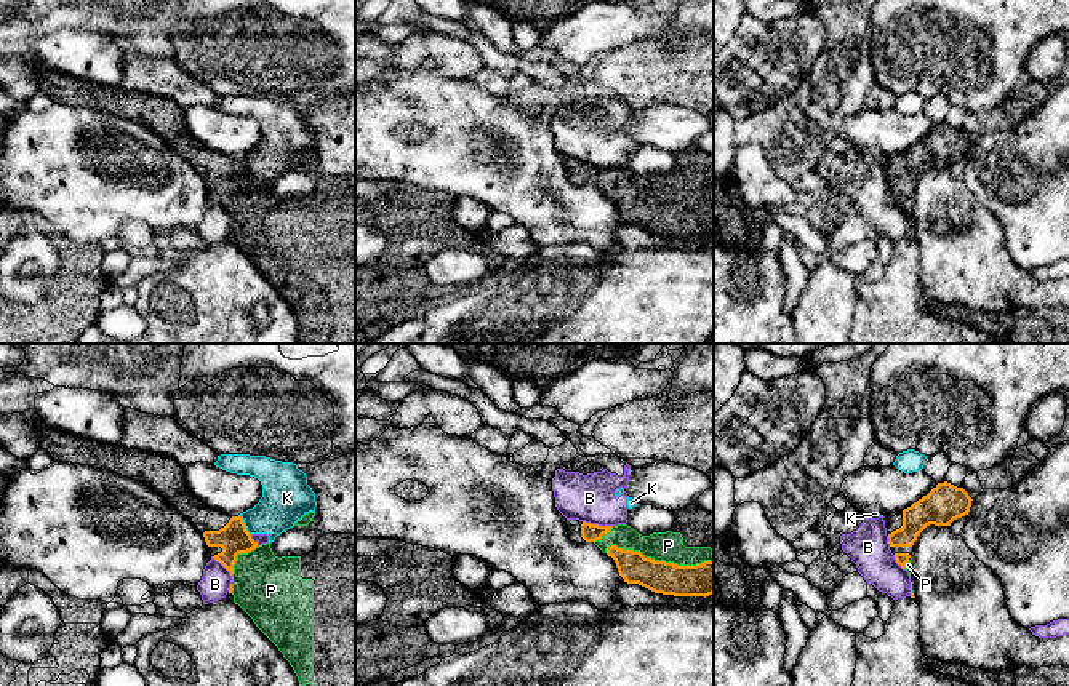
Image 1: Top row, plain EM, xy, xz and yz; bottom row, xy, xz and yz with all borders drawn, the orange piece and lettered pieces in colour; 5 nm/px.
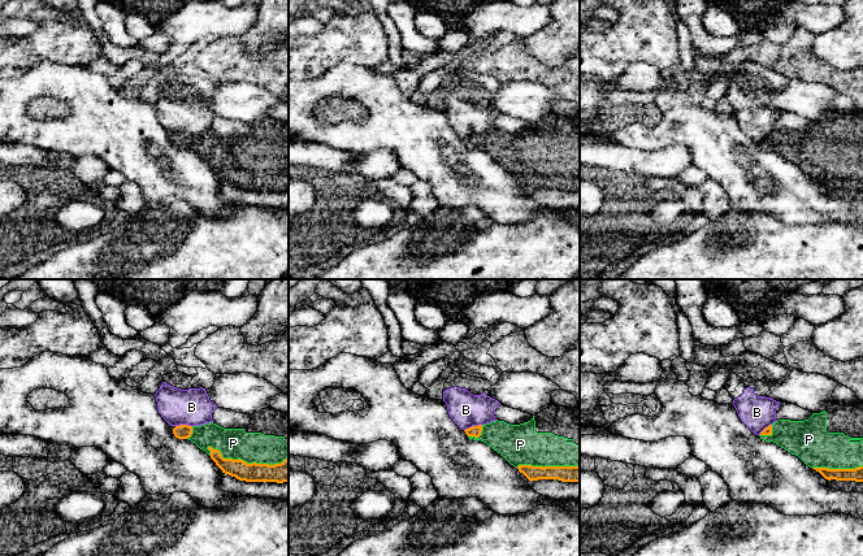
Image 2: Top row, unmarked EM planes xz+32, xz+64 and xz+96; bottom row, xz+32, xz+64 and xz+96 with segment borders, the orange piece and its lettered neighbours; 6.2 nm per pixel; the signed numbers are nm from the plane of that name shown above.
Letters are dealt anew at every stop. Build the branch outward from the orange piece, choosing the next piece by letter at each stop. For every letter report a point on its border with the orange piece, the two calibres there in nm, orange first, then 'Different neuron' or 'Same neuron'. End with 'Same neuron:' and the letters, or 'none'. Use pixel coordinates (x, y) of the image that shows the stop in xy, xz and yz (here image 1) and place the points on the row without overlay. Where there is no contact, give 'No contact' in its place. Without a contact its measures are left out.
B: Touches orange at xz (597, 167). Thickness 90 nm (orange) against 240 nm. Different neuron
K: Touches orange at xy (244, 167). Thickness 150 nm (orange) against 240 nm. Different neuron
P: Touches orange at xz (660, 203). Thickness 160 nm (orange) against 150 nm. Same neuron
Same neuron: P

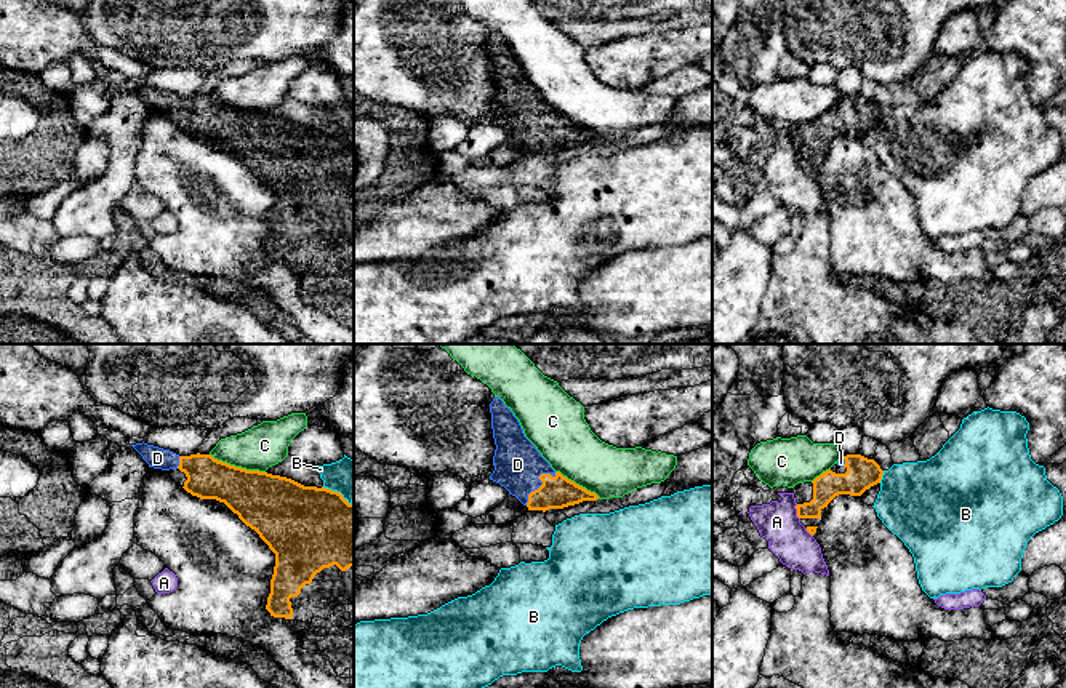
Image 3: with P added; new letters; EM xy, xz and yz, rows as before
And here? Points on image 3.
A: Touches orange at yz (797, 154). Thickness 140 nm (orange) against 200 nm. Different neuron
B: Touches orange at yz (881, 119). Thickness 160 nm (orange) against 420 nm. Different neuron
C: Touches orange at xy (237, 109). Thickness 300 nm (orange) against 220 nm. Different neuron
D: Touches orange at xz (543, 125). Thickness 160 nm (orange) against 240 nm. Same neuron
Same neuron: D

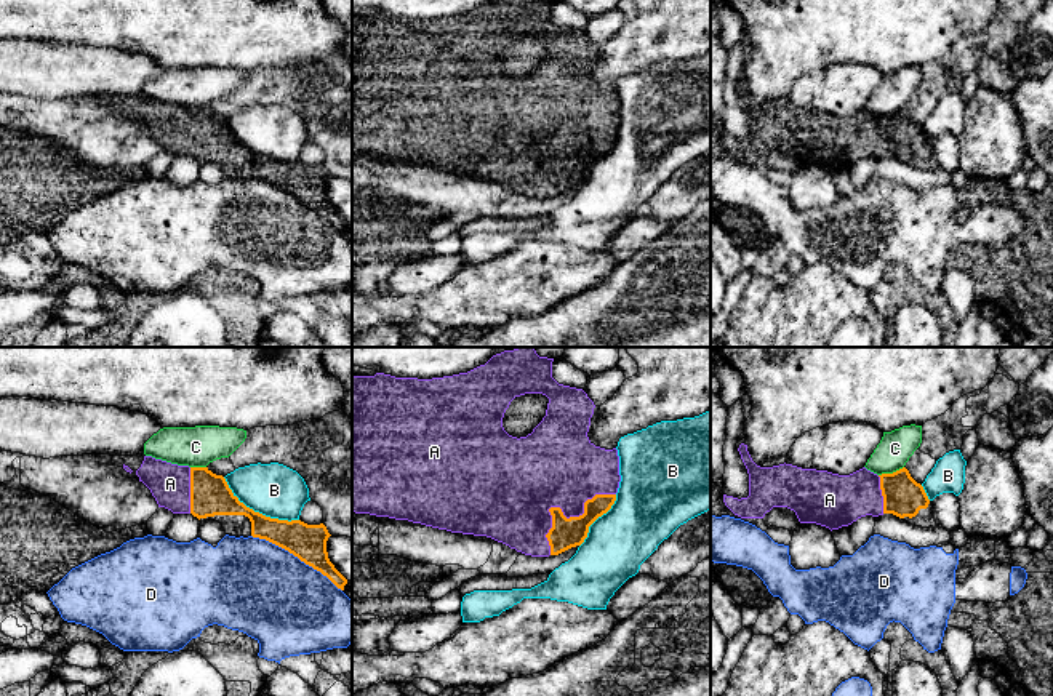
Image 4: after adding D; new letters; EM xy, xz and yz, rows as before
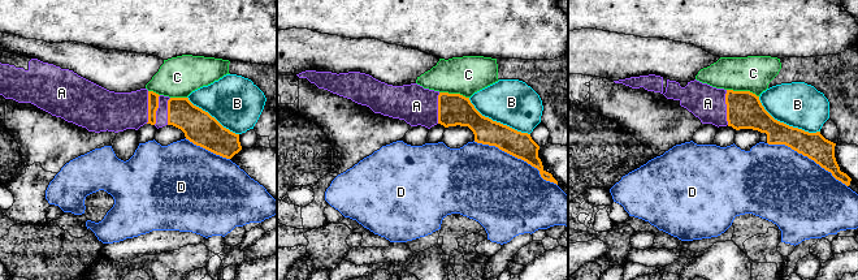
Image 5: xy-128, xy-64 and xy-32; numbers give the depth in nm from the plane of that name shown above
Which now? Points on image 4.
A: Touches orange at xz (562, 154). Thickness 160 nm (orange) against 420 nm. Same neuron
B: Touches orange at xy (258, 154). Thickness 190 nm (orange) against 280 nm. Different neuron
C: Touches orange at yz (890, 116). Thickness 200 nm (orange) against 170 nm. Different neuron
D: Touches orange at xy (296, 197). Thickness 180 nm (orange) against 460 nm. Different neuron
Same neuron: A

